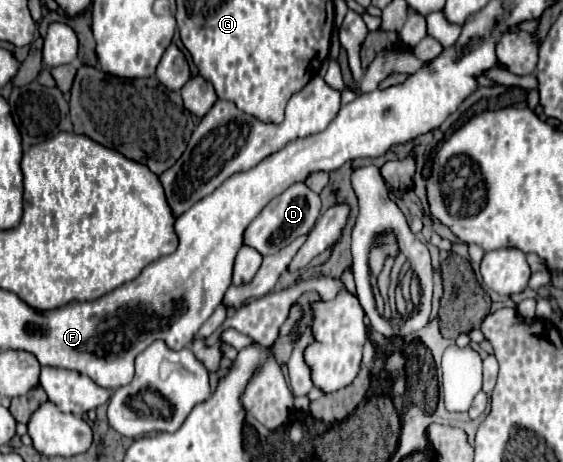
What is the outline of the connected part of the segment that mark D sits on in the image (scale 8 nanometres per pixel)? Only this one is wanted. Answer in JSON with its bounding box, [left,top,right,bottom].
[244,183,320,255]

